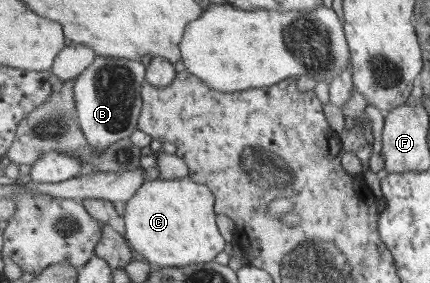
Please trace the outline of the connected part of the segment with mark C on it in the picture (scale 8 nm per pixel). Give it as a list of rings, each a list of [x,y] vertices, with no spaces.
[[[190,175],[172,179],[156,179],[147,181],[126,202],[123,221],[125,222],[125,237],[131,249],[155,267],[184,267],[192,263],[208,263],[213,261],[218,253],[226,249],[226,239],[220,235],[216,225],[216,197],[207,185],[193,180]]]

